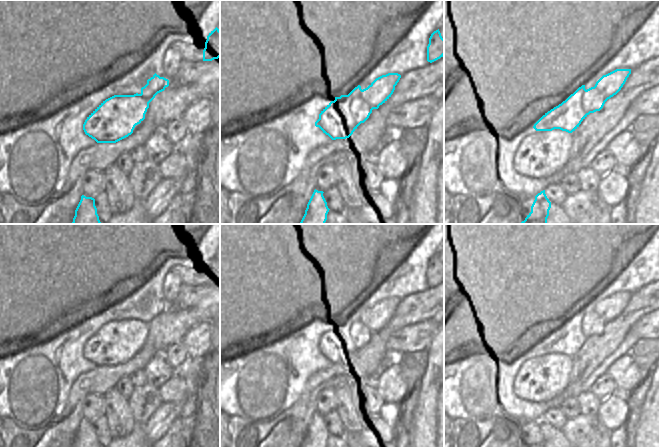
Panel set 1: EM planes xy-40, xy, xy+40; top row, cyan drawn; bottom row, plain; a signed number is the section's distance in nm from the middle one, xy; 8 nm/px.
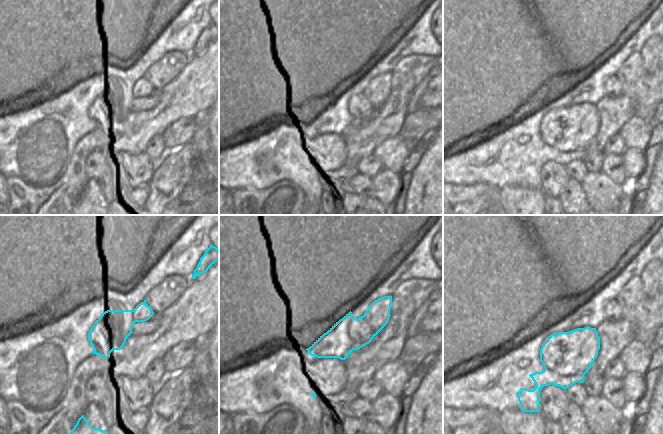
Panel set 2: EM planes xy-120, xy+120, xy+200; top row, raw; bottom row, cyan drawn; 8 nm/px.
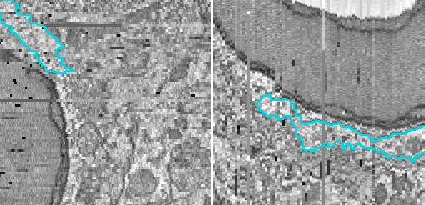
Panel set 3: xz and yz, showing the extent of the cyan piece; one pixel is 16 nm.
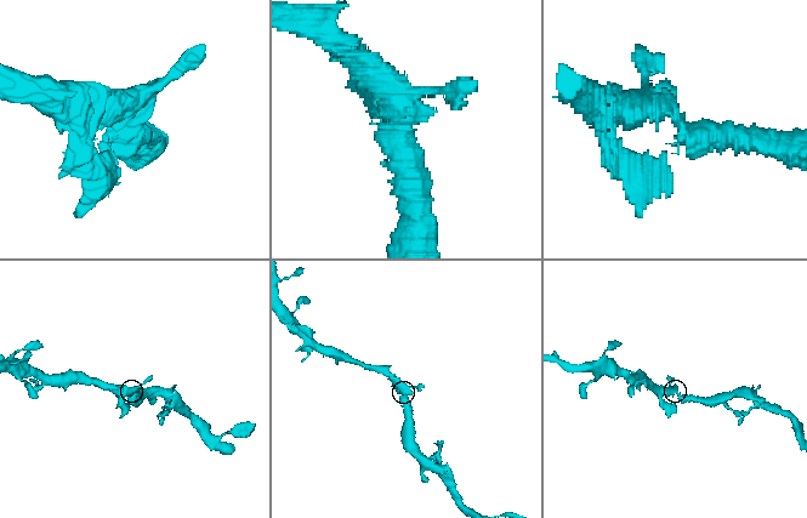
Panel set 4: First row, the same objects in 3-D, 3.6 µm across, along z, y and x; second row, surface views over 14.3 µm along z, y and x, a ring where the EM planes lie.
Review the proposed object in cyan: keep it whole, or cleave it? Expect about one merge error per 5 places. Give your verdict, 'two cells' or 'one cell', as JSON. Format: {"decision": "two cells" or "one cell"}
{"decision": "one cell"}

